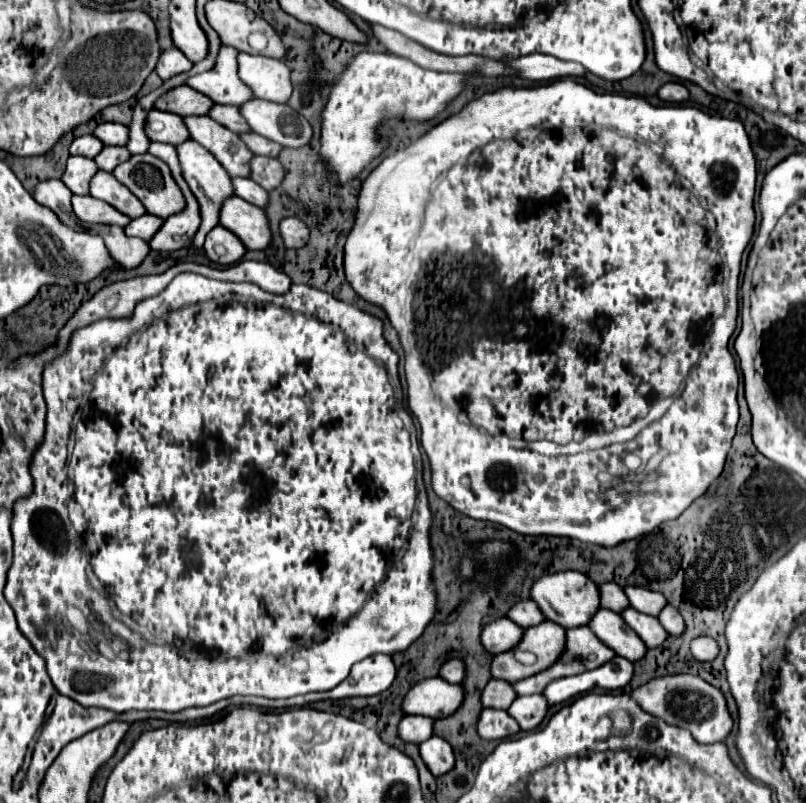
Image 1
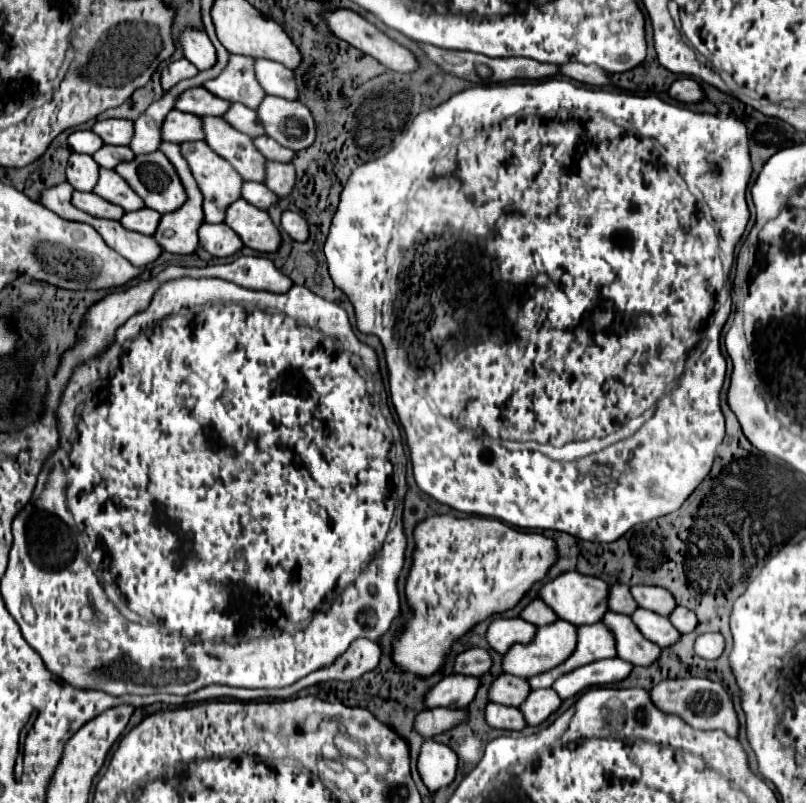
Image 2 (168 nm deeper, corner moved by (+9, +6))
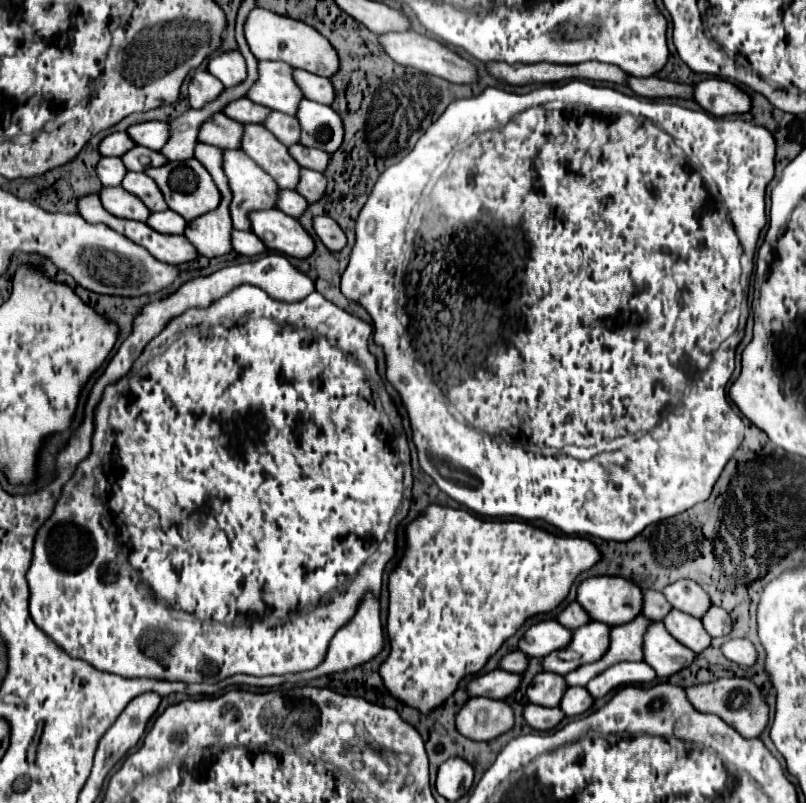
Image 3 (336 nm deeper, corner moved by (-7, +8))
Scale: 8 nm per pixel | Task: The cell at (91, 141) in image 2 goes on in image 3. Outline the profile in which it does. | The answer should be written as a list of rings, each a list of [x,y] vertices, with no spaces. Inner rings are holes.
[[[114,132],[102,140],[100,154],[102,156],[124,156],[134,146],[136,146],[136,142],[126,132]]]

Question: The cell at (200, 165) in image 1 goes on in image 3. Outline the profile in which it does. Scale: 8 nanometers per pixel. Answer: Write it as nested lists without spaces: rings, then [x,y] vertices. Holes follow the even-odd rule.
[[[224,150],[224,172],[226,172],[230,188],[234,192],[234,198],[232,198],[232,204],[230,204],[234,228],[236,230],[252,230],[248,214],[274,208],[280,188],[276,186],[274,178],[268,176],[264,170],[260,170],[260,166],[254,164],[254,160],[244,150]]]

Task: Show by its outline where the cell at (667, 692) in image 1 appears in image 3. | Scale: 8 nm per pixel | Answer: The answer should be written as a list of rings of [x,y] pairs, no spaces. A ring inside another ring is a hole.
[[[720,678],[716,682],[692,686],[686,690],[686,694],[696,710],[720,716],[726,724],[738,730],[744,738],[758,738],[768,724],[768,704],[760,688],[748,678]]]

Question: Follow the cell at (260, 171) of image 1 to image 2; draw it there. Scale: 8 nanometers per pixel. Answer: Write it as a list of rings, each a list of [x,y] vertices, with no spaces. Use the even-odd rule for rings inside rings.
[[[266,162],[266,178],[264,184],[276,194],[276,196],[288,196],[292,186],[294,186],[294,170],[292,164],[282,164],[282,162]]]

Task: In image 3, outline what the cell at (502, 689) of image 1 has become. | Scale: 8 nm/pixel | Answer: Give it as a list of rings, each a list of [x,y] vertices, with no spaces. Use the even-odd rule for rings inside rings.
[[[542,672],[534,678],[534,684],[528,688],[528,698],[532,704],[538,706],[558,706],[566,688],[568,686],[564,676],[554,672]]]

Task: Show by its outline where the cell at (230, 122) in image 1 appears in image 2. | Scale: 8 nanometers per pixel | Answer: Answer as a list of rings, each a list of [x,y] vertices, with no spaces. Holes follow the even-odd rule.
[[[240,102],[230,104],[230,108],[224,112],[222,118],[224,118],[230,126],[234,126],[238,132],[248,134],[250,138],[256,138],[256,136],[264,134],[264,128],[262,128],[260,124],[256,126],[256,112],[250,110],[248,106],[240,104]]]

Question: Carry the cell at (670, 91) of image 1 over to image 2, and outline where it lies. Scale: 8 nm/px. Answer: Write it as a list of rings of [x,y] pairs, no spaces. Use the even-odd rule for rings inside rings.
[[[678,78],[678,80],[674,80],[672,86],[668,88],[668,94],[670,94],[670,98],[674,98],[678,102],[684,102],[684,104],[700,102],[702,96],[704,96],[702,88],[692,78]]]

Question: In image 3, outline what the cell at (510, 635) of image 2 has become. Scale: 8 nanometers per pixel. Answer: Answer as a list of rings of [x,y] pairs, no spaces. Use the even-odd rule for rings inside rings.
[[[542,620],[534,624],[520,640],[520,650],[528,656],[548,656],[550,652],[562,650],[570,644],[572,630],[564,628],[556,620]]]

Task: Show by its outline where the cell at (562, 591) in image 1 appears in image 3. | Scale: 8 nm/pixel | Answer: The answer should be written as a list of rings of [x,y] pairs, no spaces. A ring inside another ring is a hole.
[[[594,576],[580,584],[578,602],[592,620],[608,626],[632,622],[642,610],[642,590],[620,576]]]

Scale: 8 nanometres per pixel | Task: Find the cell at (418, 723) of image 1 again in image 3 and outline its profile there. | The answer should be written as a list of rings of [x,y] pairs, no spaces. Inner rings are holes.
[[[470,698],[456,714],[456,728],[470,740],[494,740],[514,726],[514,710],[506,700]]]

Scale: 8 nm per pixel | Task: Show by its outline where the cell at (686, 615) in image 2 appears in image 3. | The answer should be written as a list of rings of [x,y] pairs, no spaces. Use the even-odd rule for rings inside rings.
[[[712,606],[704,616],[702,616],[702,624],[706,628],[706,632],[710,636],[728,636],[732,630],[732,618],[730,614],[720,608],[720,606]]]

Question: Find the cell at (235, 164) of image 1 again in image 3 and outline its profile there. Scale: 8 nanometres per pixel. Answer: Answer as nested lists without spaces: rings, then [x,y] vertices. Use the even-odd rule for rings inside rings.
[[[262,124],[244,126],[242,150],[256,160],[256,164],[268,172],[280,188],[296,190],[300,182],[300,164],[288,154],[288,148],[268,132]]]

